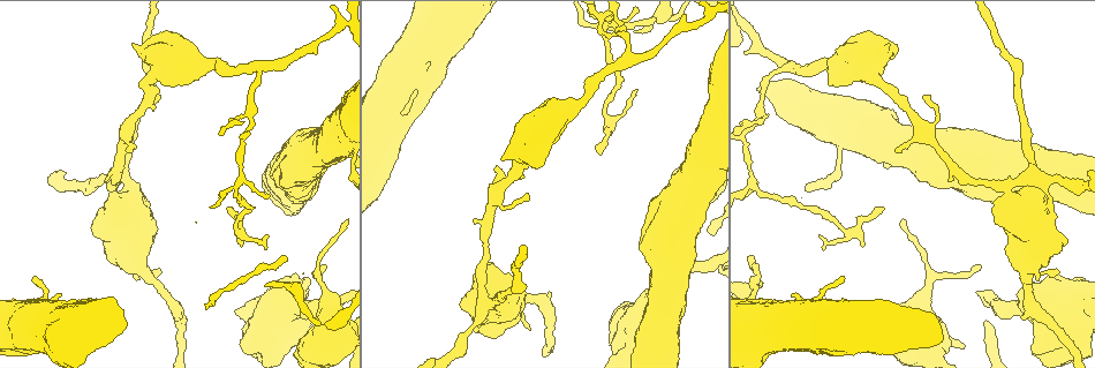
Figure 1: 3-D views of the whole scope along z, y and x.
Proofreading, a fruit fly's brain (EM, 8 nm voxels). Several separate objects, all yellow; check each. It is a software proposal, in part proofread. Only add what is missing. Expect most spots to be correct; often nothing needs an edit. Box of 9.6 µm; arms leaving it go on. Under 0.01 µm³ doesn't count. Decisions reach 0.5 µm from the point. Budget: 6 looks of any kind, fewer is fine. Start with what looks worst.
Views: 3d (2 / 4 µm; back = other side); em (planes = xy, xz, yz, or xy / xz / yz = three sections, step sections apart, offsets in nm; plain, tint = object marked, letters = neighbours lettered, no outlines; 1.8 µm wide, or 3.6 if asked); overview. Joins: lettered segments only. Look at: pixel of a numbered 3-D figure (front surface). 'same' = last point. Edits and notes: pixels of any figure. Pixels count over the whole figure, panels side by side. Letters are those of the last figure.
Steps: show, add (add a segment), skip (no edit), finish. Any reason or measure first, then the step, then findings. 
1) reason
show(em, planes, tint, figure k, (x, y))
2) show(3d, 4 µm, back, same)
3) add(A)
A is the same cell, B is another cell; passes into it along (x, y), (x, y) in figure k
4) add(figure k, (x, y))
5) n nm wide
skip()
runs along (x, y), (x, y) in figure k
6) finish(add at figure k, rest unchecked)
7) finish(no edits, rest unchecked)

an open end
show(em, yz, step 8, plain, figure 1, (842, 278))

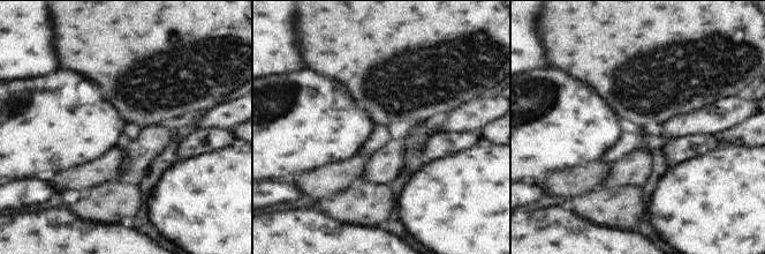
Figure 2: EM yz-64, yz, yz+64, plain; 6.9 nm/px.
show(em, yz, step 8, letters, same)

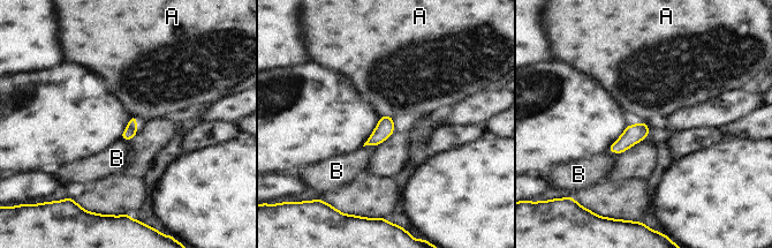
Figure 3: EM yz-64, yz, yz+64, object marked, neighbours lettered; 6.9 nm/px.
skip()
A and B are other cells; border along (381, 115), (390, 115), (392, 118) in figure 3; no lettered segment goes on from it

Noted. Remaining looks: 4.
an open end
show(em, planes, letters, figure 1, (980, 265))

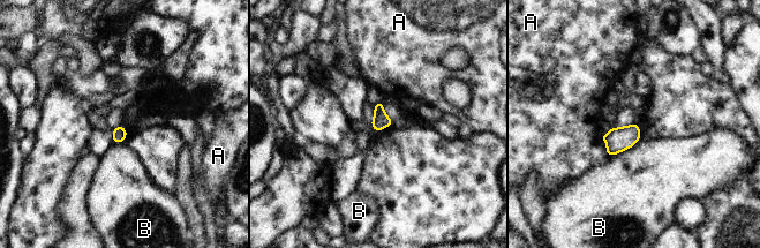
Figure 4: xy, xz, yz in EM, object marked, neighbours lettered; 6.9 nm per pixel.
skip()
A and B are other cells; border along (640, 136), (629, 148), (610, 156) in figure 4; none of them fits

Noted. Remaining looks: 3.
an open end
show(em, planes, letters, figure 1, (879, 212))

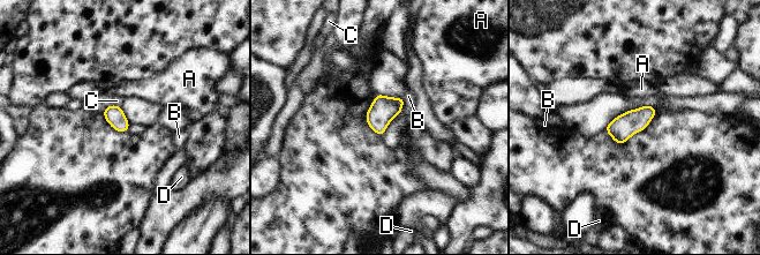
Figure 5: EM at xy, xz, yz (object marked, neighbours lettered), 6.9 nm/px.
skip()
A, B, C and D are other cells; no lettered segment goes on from it

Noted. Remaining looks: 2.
finish(no edits, rest unchecked)

